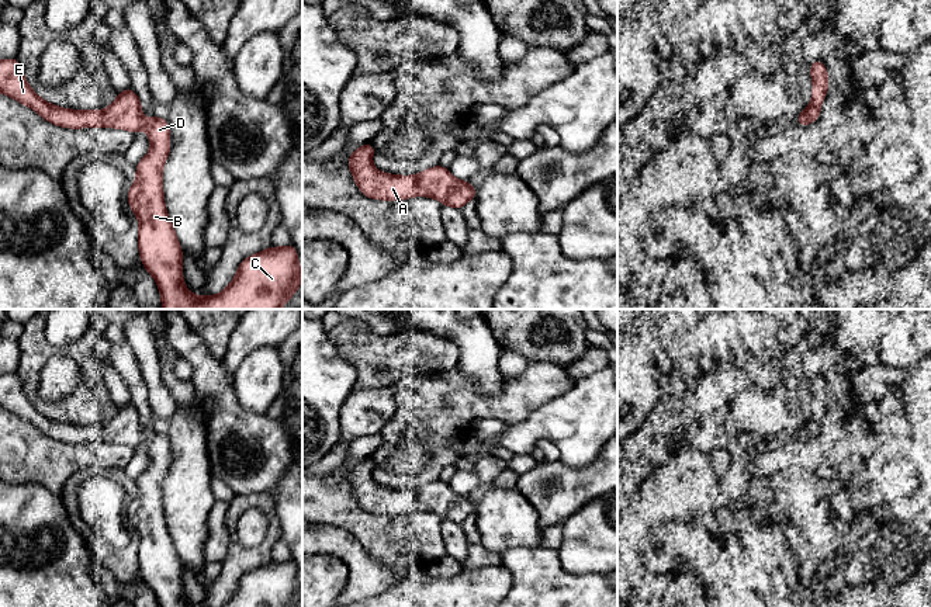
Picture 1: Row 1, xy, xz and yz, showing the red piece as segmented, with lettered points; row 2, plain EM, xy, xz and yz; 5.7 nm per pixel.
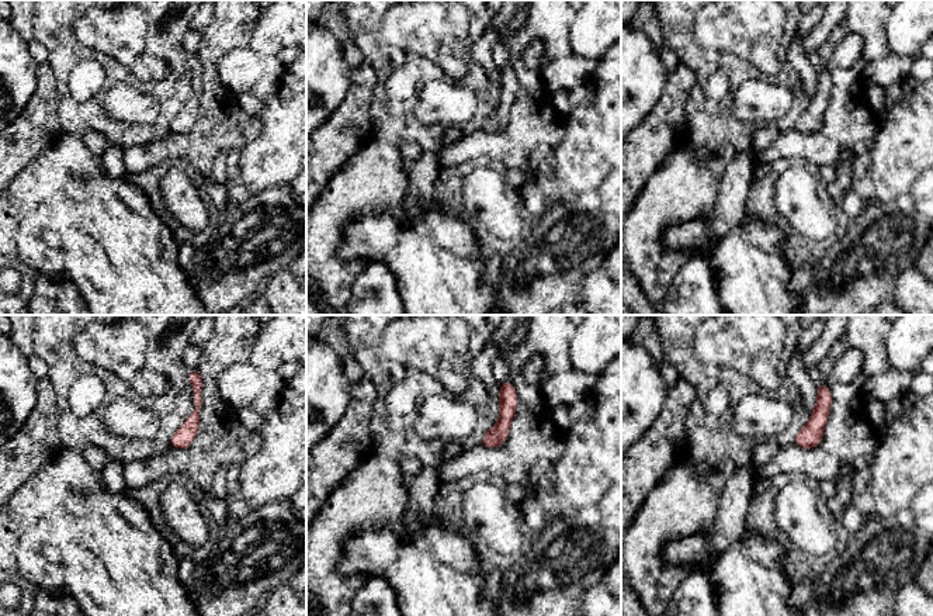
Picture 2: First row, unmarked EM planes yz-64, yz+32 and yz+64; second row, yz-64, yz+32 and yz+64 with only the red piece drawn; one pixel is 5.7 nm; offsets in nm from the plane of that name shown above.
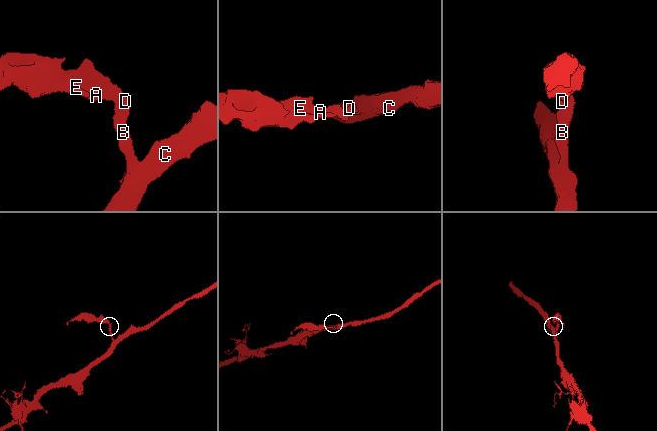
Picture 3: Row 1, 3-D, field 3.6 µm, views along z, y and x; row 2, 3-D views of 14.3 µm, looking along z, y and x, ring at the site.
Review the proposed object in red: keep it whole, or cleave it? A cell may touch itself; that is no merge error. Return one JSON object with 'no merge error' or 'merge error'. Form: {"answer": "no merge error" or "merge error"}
{"answer": "no merge error"}

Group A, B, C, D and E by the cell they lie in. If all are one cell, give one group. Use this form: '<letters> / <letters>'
A B C D E

